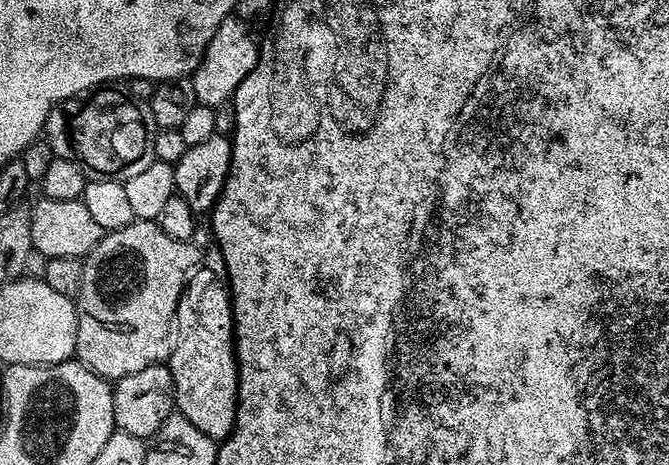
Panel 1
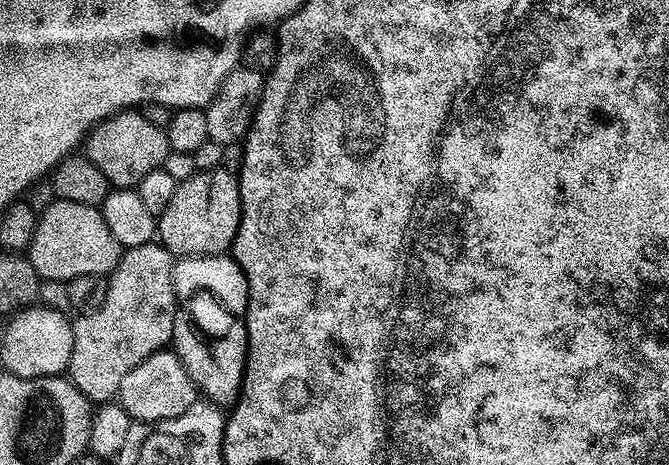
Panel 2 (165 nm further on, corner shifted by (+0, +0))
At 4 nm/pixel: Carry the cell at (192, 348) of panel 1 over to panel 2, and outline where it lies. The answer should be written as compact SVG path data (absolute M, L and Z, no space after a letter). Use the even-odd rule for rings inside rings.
M212 298L193 299L190 306L192 309L184 306L177 311L171 347L182 362L186 374L190 374L196 384L197 393L205 401L217 406L235 405L240 399L244 363L248 353L248 329L245 321L236 318L232 320L233 324L228 324L227 315L212 316L212 311L218 308L216 300Z

